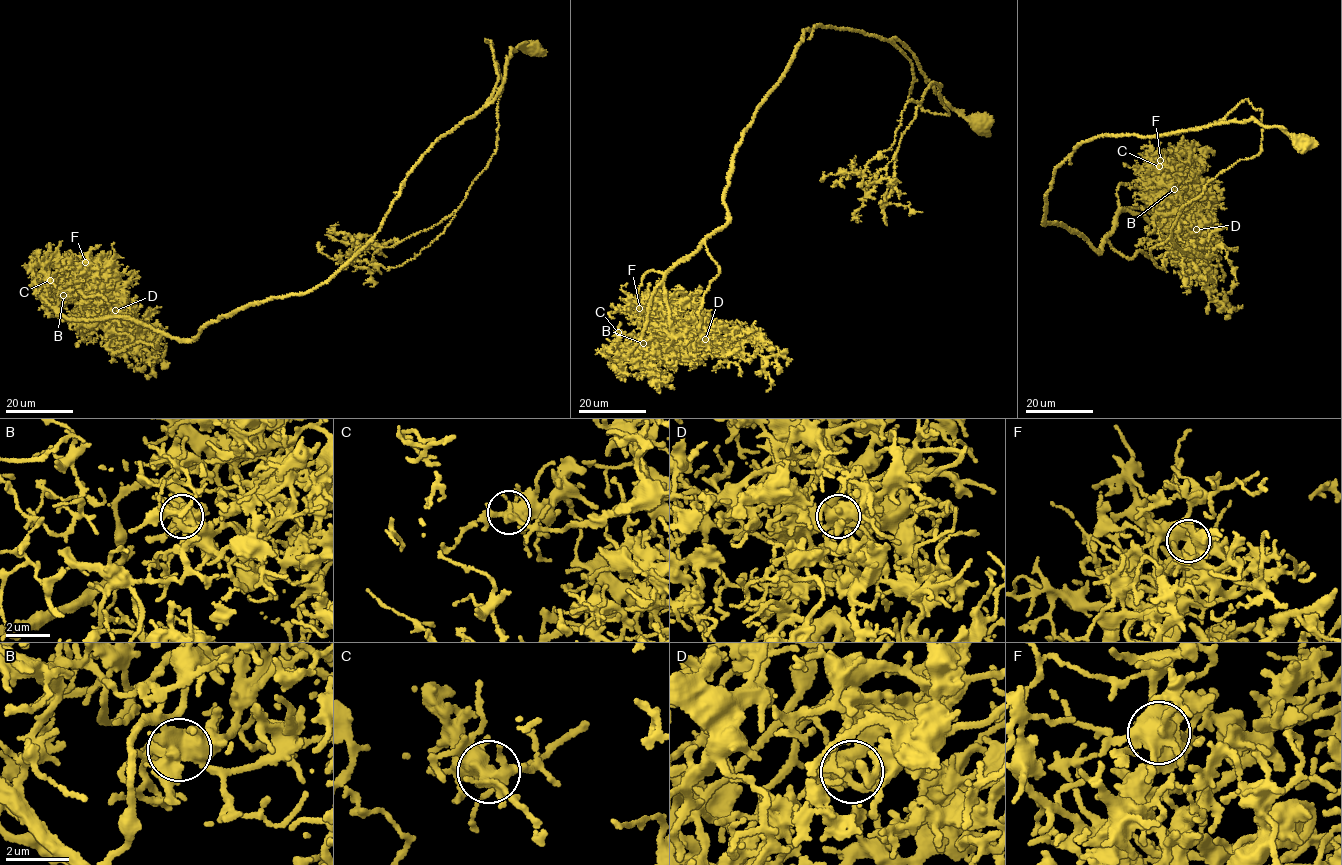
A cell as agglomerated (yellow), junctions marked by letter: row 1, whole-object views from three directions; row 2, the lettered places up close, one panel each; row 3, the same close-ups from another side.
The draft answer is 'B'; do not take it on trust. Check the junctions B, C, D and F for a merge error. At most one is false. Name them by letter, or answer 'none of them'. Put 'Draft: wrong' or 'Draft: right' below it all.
none of them
Draft: wrong

